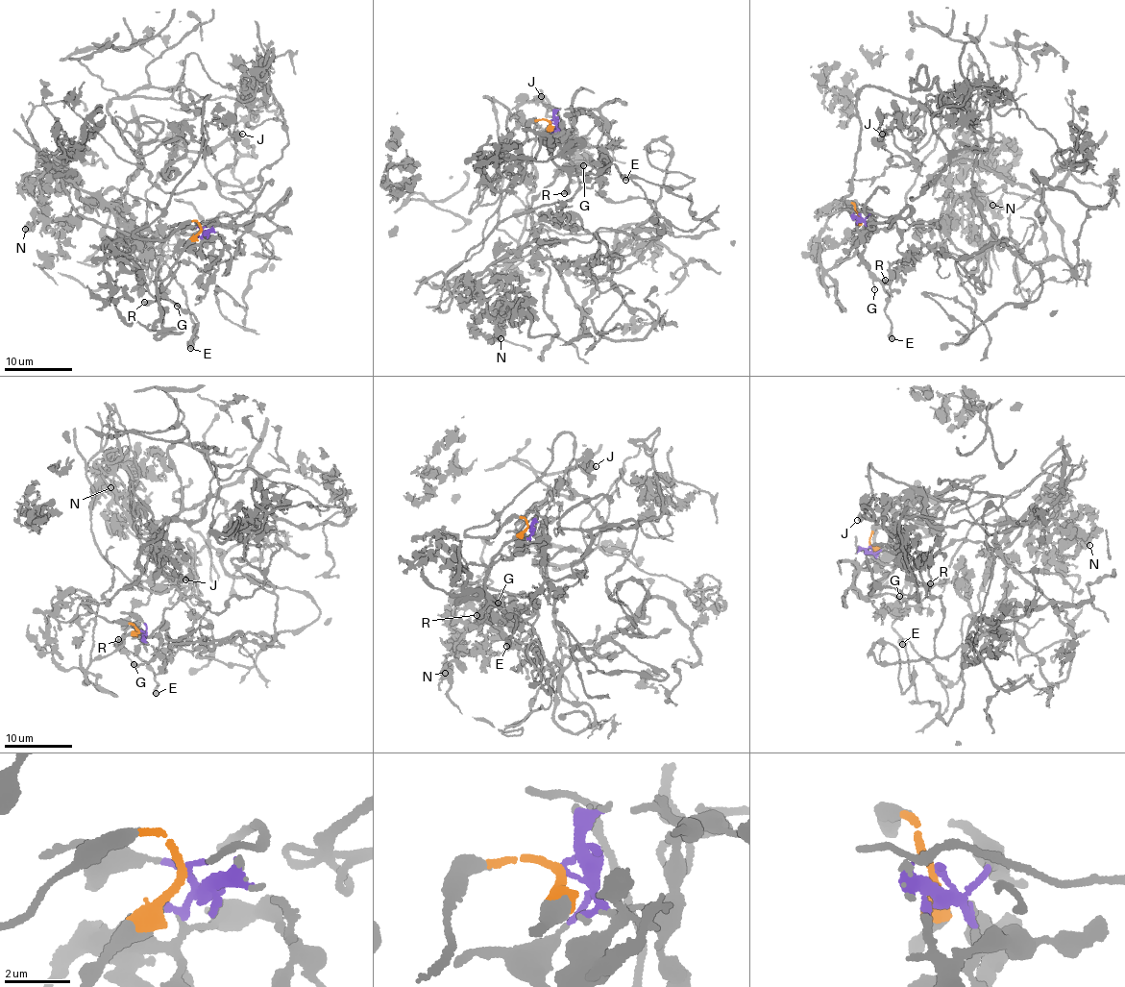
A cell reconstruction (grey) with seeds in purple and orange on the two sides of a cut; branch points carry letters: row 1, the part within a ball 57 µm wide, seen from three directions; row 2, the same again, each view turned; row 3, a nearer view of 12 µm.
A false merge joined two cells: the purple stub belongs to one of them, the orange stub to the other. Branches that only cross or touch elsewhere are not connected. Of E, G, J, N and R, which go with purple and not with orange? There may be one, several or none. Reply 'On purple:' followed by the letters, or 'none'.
On purple: J, N

